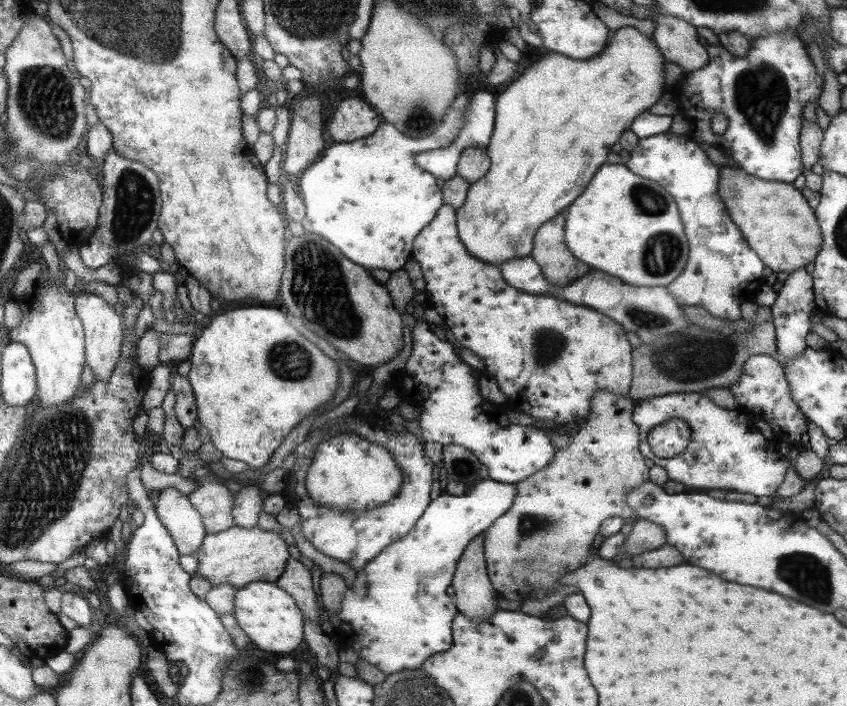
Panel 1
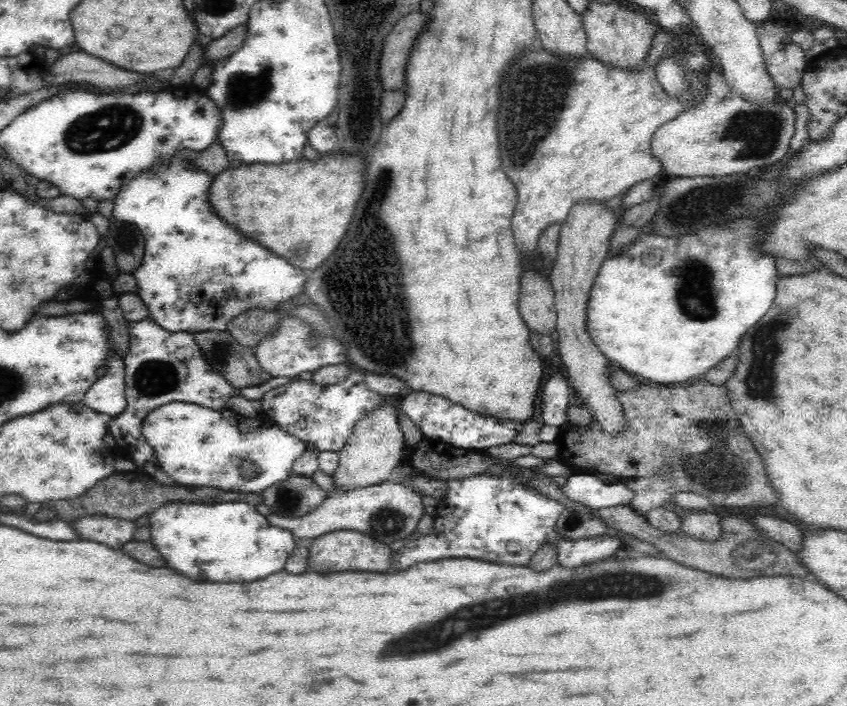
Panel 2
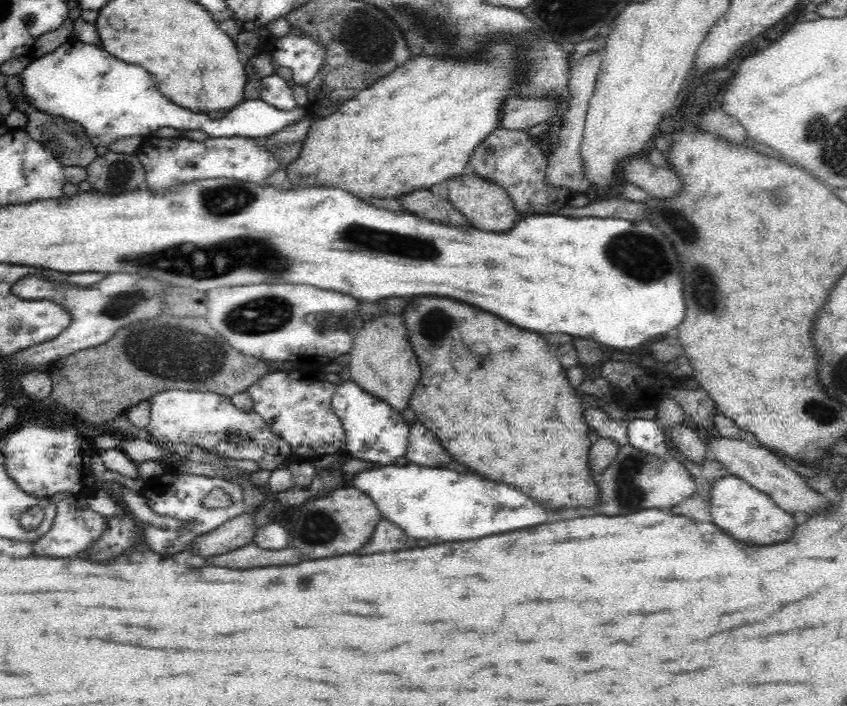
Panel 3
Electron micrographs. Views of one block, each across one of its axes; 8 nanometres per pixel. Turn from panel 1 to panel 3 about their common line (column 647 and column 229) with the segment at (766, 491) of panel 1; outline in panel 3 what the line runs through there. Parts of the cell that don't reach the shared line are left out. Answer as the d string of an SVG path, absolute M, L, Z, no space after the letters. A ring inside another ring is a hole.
M172 390L156 394L148 401L152 403L150 422L141 433L158 444L199 446L202 450L230 460L252 461L262 471L286 467L288 458L293 454L290 443L277 437L257 412L236 407L230 397L221 396L216 392ZM234 431L240 431L246 437L246 444L242 444L242 448L227 444Z

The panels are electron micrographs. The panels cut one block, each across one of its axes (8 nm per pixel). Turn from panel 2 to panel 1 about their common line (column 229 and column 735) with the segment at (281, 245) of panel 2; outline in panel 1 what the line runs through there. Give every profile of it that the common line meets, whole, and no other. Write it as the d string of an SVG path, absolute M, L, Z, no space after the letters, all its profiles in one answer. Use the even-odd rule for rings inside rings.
M719 167L718 195L727 208L727 215L735 218L734 223L743 232L747 244L763 256L763 264L774 274L790 273L813 262L822 244L818 220L799 191L791 183L761 180L738 167Z

